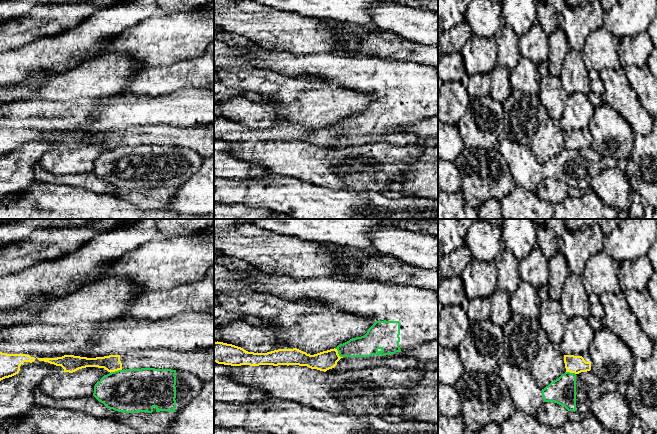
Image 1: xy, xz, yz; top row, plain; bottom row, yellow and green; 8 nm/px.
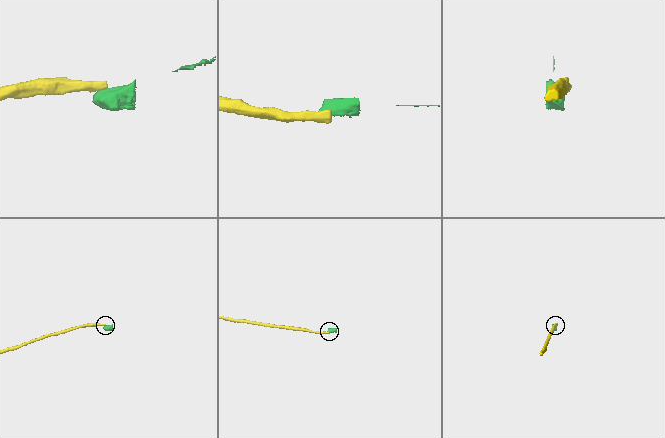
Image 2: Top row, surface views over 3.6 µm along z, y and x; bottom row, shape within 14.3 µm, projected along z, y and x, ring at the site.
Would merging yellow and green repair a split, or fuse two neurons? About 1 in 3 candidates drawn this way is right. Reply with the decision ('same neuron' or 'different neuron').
different neuron

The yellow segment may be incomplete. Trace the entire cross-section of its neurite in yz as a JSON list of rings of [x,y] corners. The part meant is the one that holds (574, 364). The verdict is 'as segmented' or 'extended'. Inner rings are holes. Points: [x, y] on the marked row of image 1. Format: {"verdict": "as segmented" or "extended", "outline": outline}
{"verdict": "as segmented", "outline": [[[564,355],[566,372],[579,374],[591,370],[591,363],[586,362],[582,356]]]}

